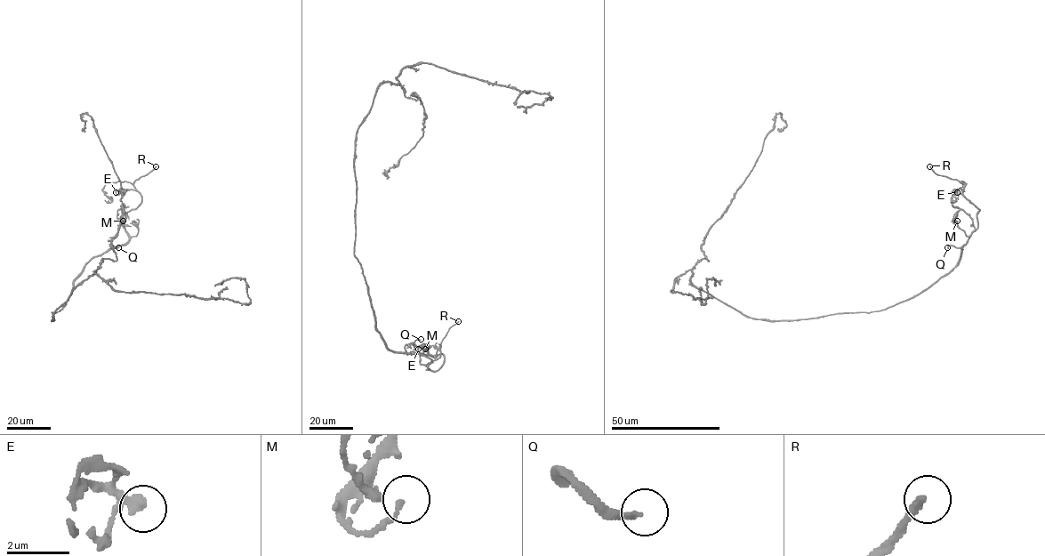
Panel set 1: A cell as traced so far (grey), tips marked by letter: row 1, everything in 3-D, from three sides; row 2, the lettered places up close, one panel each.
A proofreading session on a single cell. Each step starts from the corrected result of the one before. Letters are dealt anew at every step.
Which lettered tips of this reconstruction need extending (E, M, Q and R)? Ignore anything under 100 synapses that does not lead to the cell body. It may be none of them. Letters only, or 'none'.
R

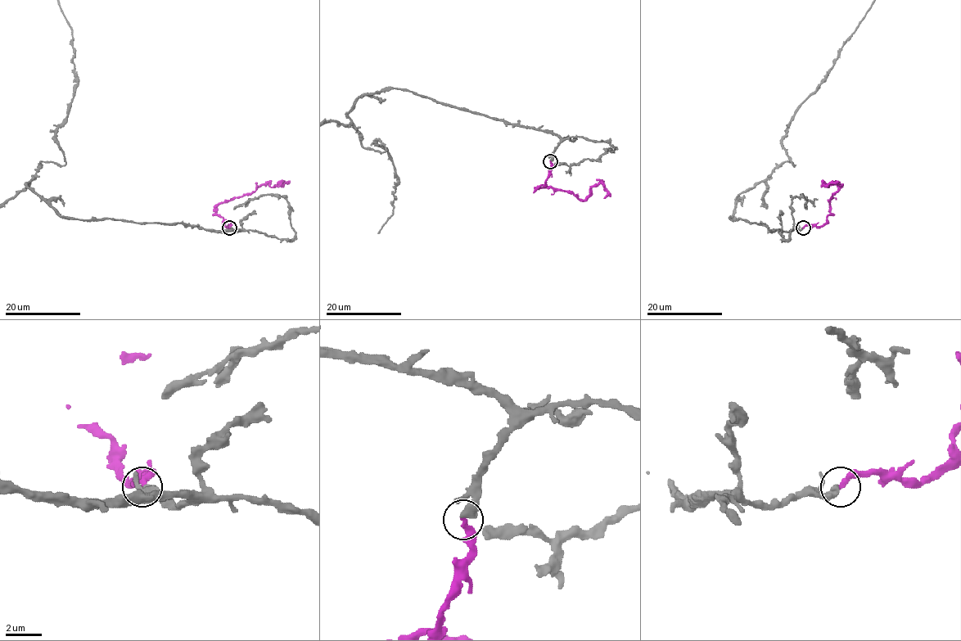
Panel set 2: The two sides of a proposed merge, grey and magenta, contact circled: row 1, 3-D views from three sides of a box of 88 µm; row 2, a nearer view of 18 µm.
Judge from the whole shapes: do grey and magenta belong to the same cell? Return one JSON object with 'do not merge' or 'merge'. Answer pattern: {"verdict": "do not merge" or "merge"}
{"verdict": "merge"}

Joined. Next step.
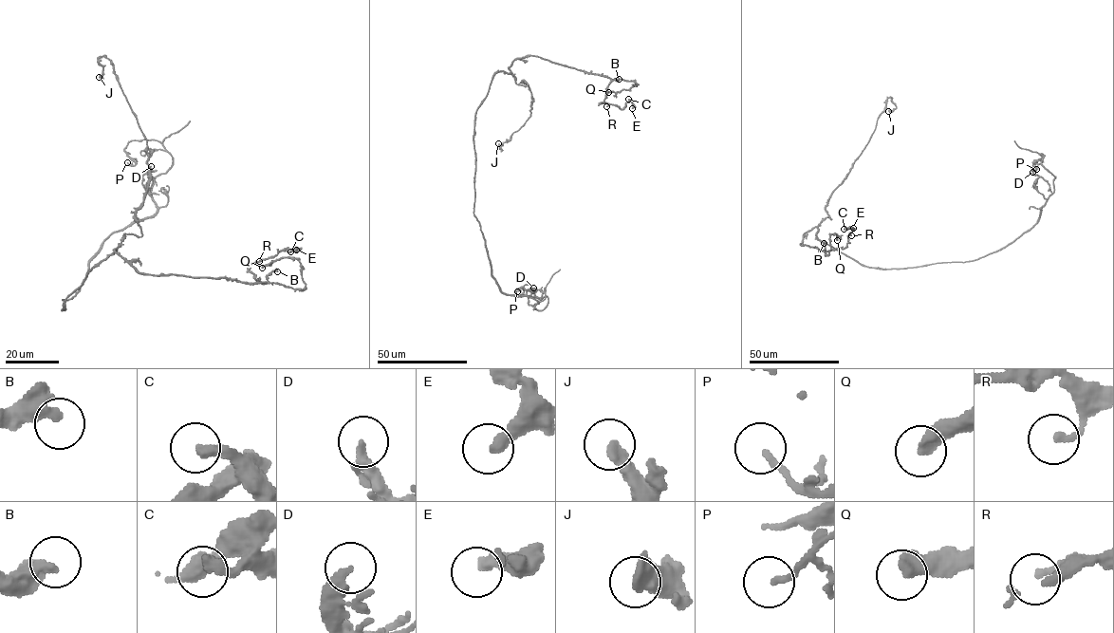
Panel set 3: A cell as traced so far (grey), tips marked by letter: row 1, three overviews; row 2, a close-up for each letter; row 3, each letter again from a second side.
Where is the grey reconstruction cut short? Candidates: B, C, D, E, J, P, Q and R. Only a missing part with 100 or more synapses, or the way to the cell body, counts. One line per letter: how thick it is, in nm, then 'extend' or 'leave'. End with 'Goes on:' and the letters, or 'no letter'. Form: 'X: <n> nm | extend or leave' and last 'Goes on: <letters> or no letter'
B: 280 nm | leave
C: 340 nm | leave
D: 280 nm | leave
E: 360 nm | leave
J: 480 nm | leave
P: 170 nm | leave
Q: 480 nm | leave
R: 200 nm | leave
Goes on: no letter

